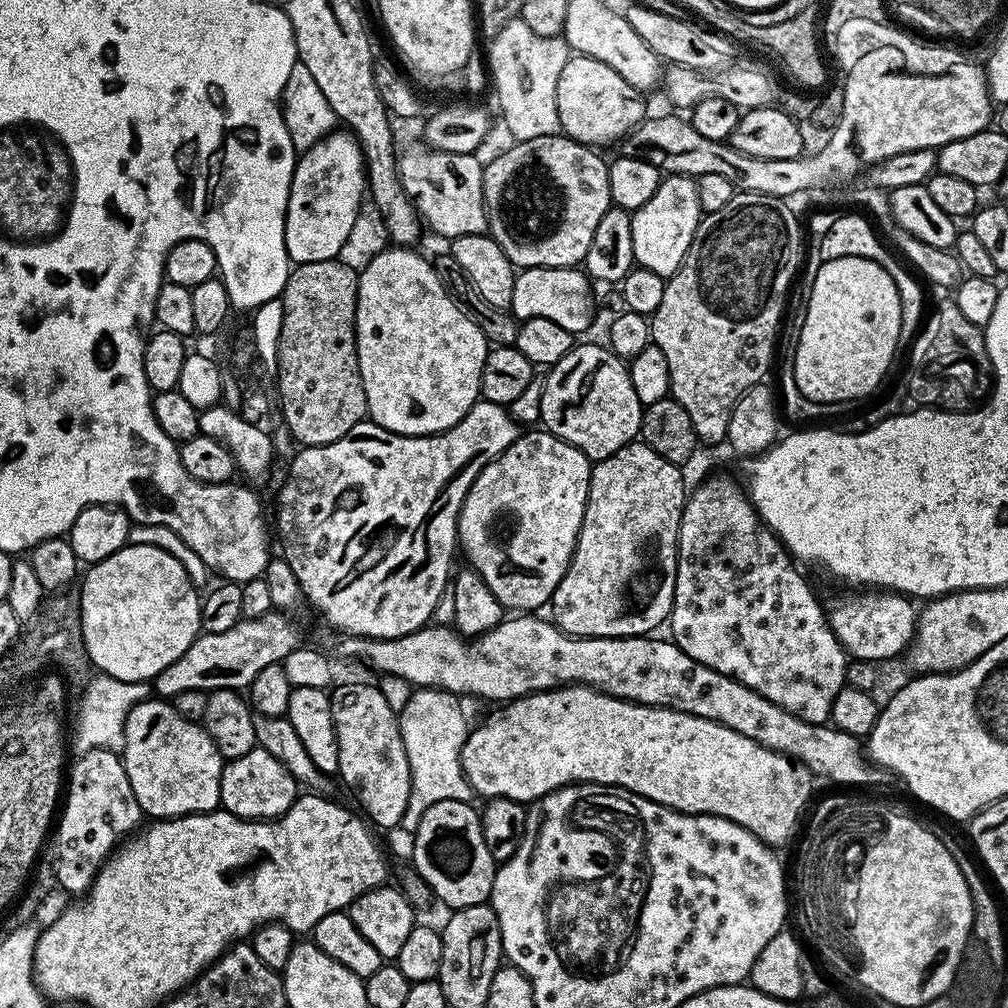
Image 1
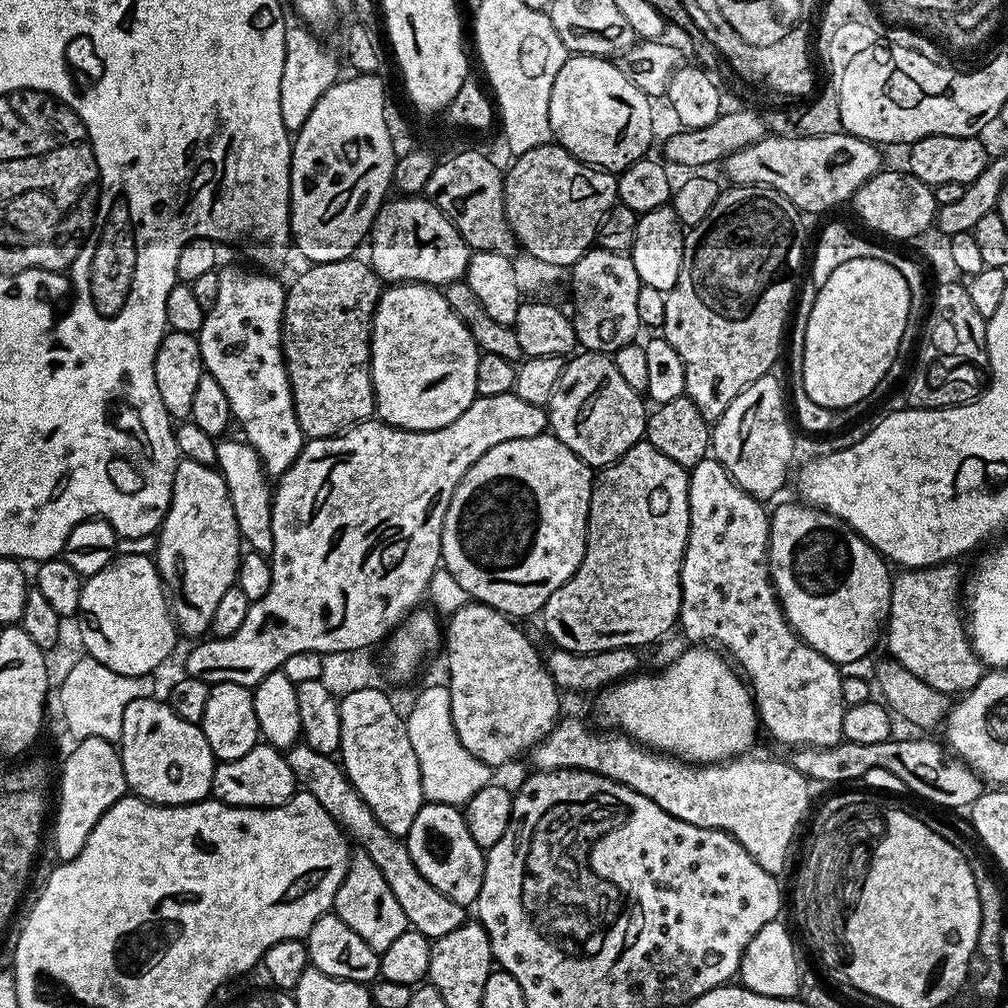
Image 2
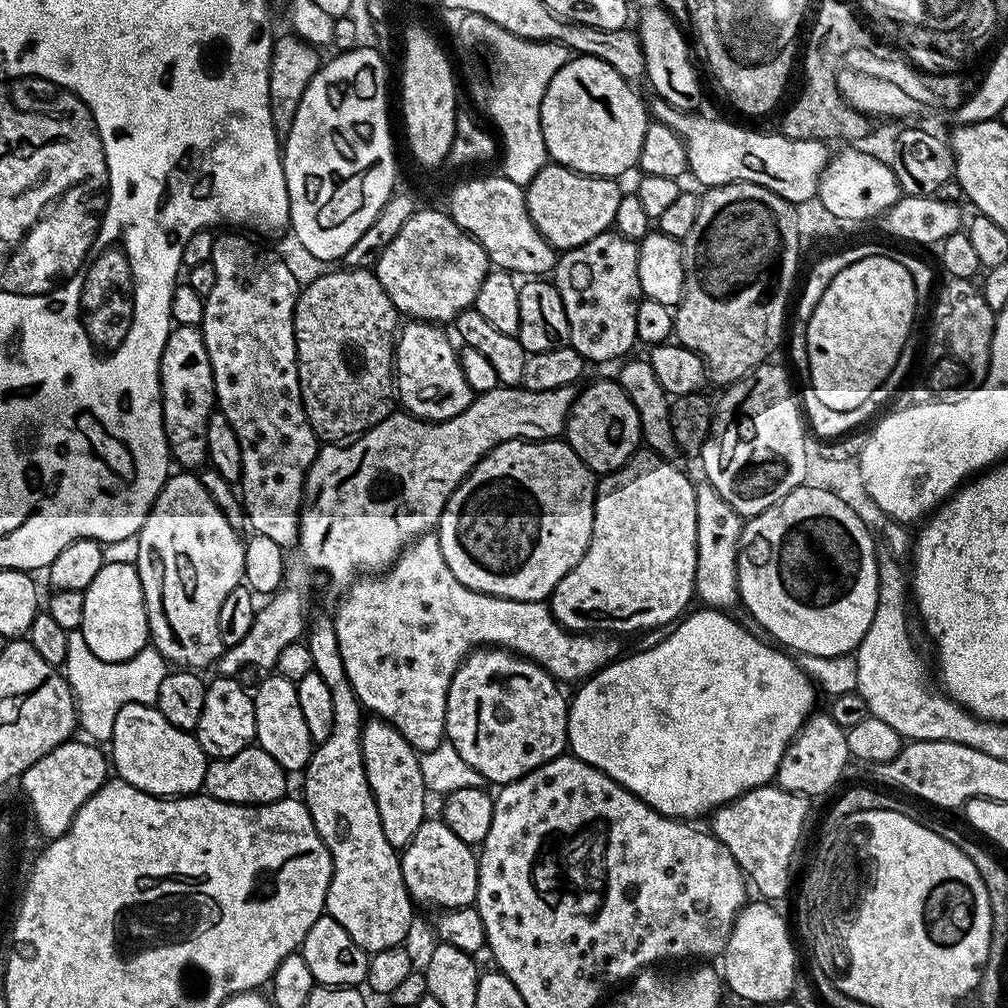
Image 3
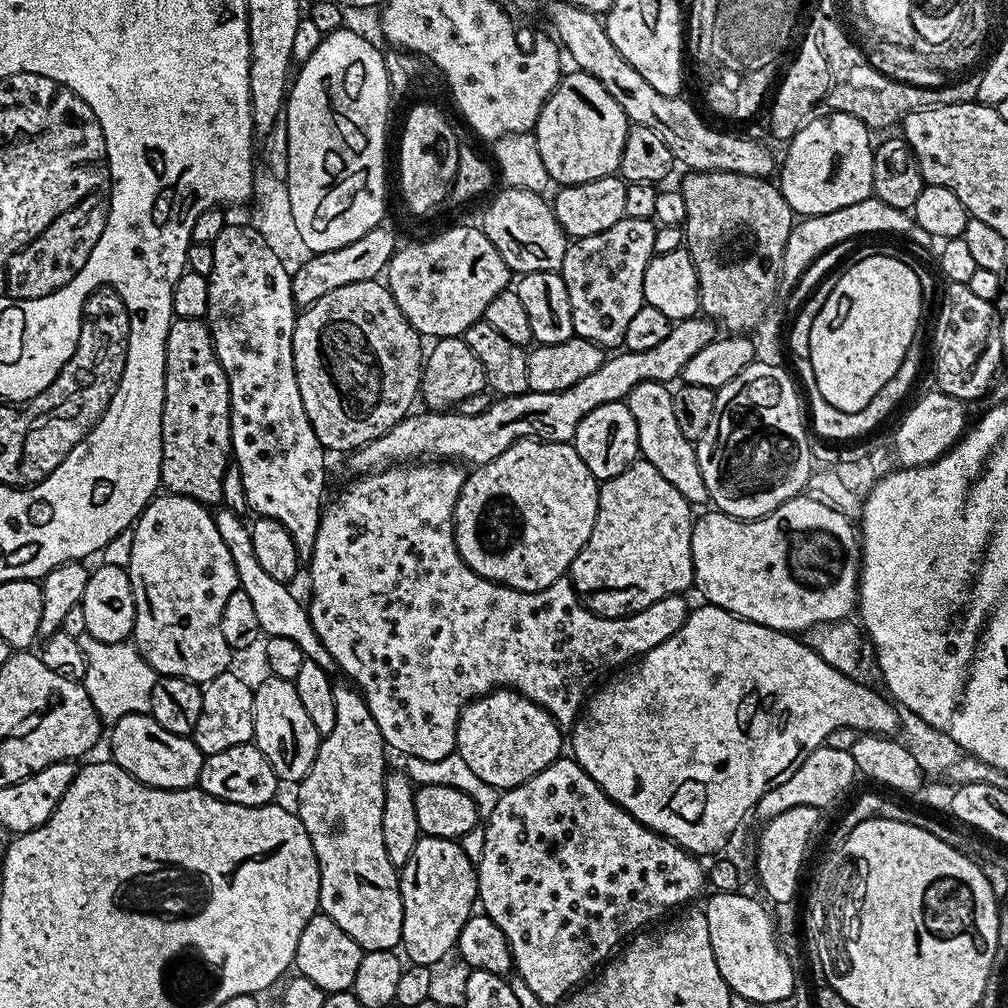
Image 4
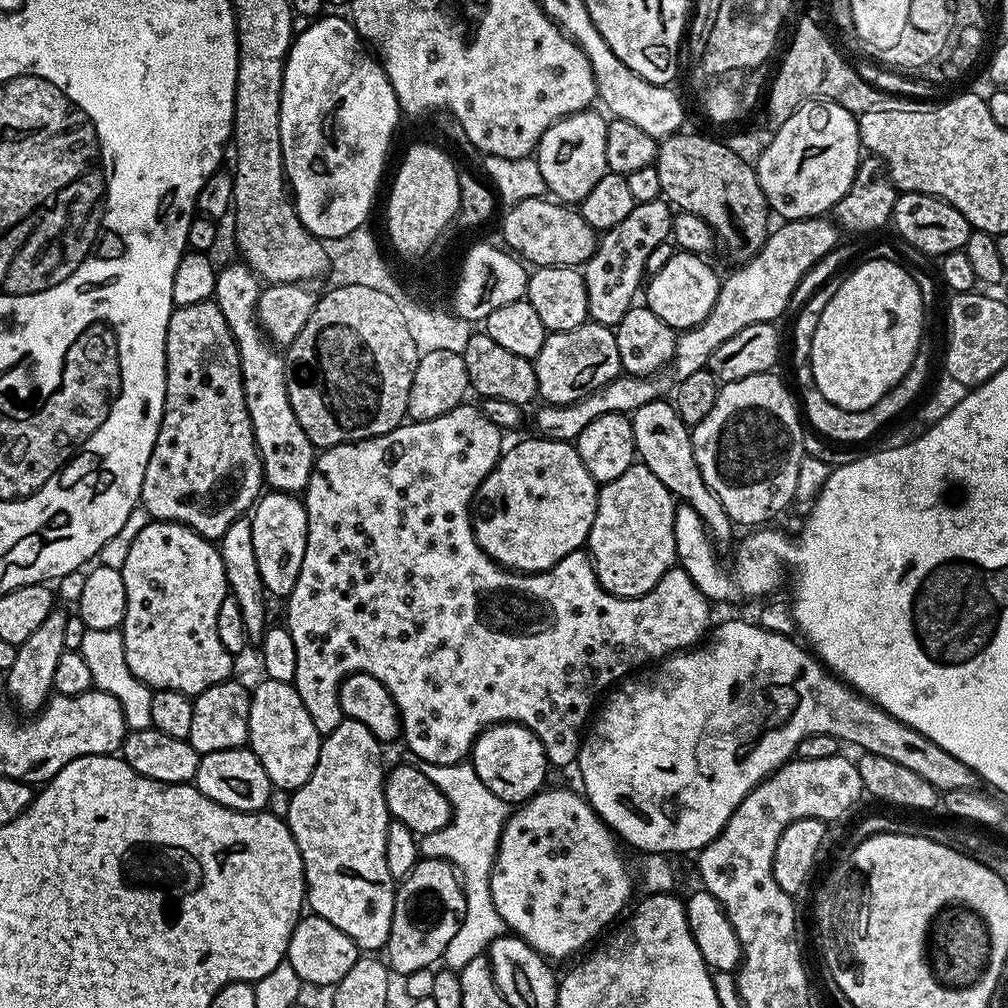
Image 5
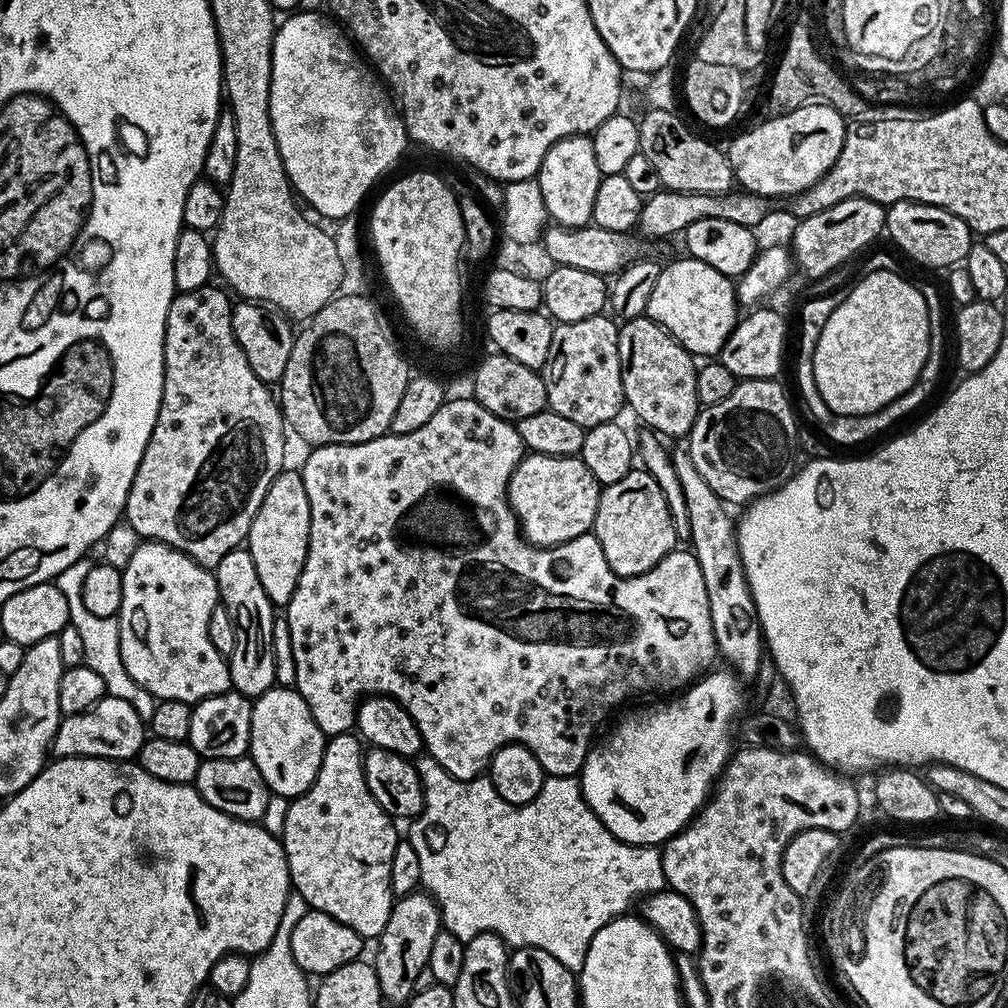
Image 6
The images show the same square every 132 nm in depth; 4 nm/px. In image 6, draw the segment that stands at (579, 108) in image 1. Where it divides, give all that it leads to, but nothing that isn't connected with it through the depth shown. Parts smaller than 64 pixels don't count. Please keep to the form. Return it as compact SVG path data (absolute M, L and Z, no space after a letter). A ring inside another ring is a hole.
M591 135L571 136L562 138L562 142L554 142L546 154L538 173L540 189L542 190L542 202L546 202L549 221L553 225L562 228L585 228L592 223L592 211L594 210L594 197L598 194L598 186L601 182L598 161L594 159L594 146Z

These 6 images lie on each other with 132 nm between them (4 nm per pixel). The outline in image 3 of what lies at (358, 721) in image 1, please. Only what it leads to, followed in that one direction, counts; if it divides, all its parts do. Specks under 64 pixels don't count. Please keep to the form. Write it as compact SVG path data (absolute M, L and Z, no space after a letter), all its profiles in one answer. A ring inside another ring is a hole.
M379 718L369 719L365 723L360 741L362 742L366 778L372 796L376 800L382 830L393 848L403 850L407 848L414 834L426 819L426 813L424 813L426 789L420 769L420 756L395 726Z

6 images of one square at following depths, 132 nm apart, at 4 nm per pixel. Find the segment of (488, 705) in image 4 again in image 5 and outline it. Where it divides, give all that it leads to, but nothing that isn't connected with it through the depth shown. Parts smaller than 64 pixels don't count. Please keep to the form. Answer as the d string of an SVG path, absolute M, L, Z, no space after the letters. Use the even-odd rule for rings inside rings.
M492 724L472 744L470 753L472 769L486 782L490 794L498 794L509 806L519 806L545 787L550 765L548 755L538 738L521 724Z

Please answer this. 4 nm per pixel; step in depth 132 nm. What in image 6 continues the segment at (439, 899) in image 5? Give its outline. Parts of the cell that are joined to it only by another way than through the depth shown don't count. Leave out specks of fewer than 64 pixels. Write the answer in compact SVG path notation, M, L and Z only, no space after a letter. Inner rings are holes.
M423 890L399 897L392 905L392 913L386 922L384 932L378 938L374 963L378 974L378 986L389 1005L407 1005L415 992L414 978L428 966L430 946L442 930L440 907L435 899Z

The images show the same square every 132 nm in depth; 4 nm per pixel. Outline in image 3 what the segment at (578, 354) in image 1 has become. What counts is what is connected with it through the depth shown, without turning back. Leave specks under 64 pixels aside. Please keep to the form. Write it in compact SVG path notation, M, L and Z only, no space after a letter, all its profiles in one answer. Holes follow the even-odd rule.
M615 379L596 380L579 389L572 411L568 413L566 442L579 454L580 461L588 469L596 474L615 472L637 451L641 440L638 414Z

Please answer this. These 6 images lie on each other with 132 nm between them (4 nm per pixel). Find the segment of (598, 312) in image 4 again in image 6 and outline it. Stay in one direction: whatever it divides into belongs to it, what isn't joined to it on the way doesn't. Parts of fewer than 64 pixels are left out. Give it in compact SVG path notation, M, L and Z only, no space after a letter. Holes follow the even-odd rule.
M661 190L645 199L640 211L638 232L652 240L663 236L683 233L698 218L726 218L726 222L738 222L738 226L755 229L768 216L769 197L753 192L733 190L722 194L694 194L693 192L673 192Z

